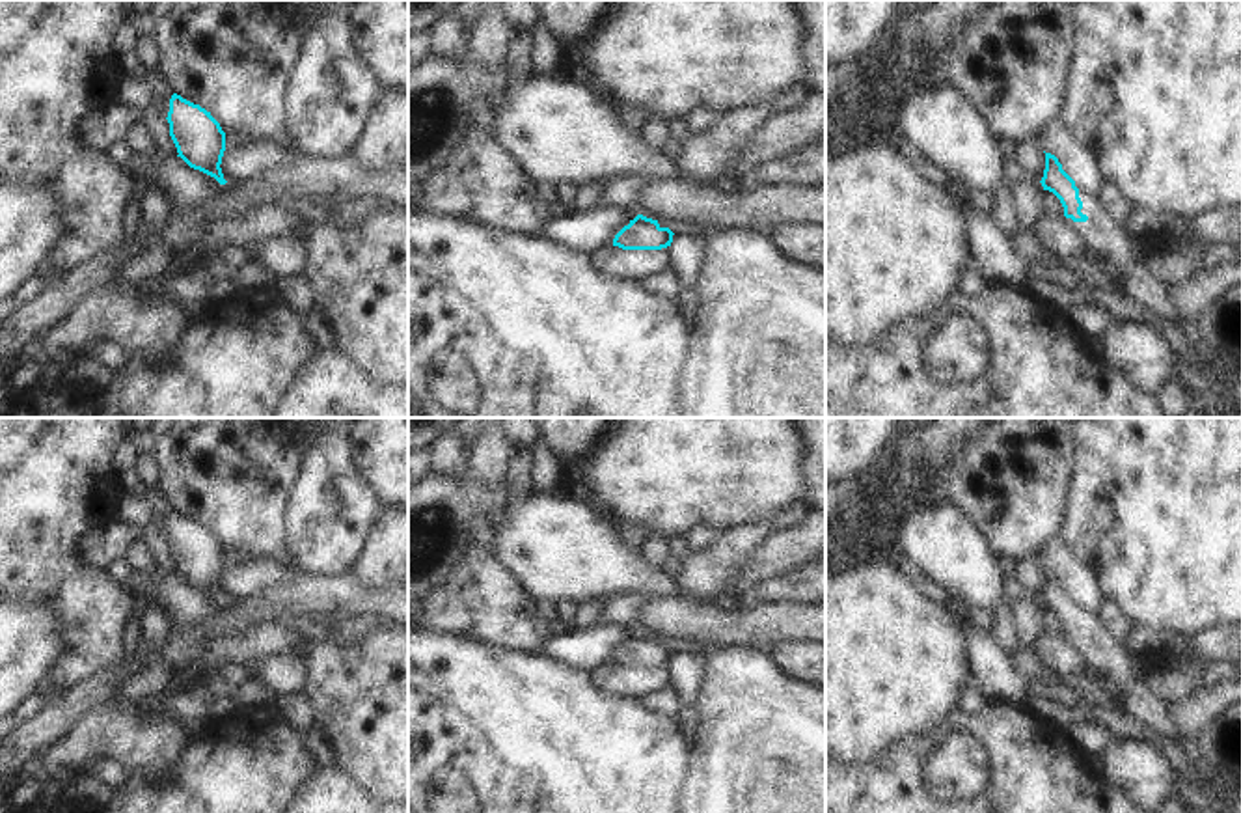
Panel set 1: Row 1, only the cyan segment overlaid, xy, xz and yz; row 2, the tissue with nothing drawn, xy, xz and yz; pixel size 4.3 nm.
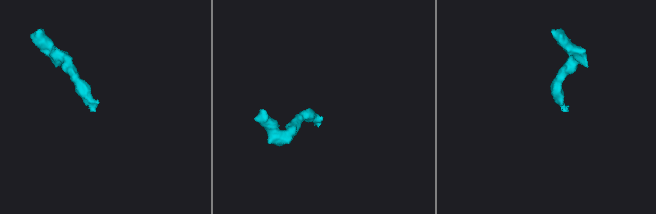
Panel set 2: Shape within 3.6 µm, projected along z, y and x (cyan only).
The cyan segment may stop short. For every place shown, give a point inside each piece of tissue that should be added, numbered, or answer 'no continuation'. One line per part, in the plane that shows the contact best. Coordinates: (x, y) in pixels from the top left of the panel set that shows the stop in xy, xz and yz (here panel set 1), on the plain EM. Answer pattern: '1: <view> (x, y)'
1: yz (1100, 651)

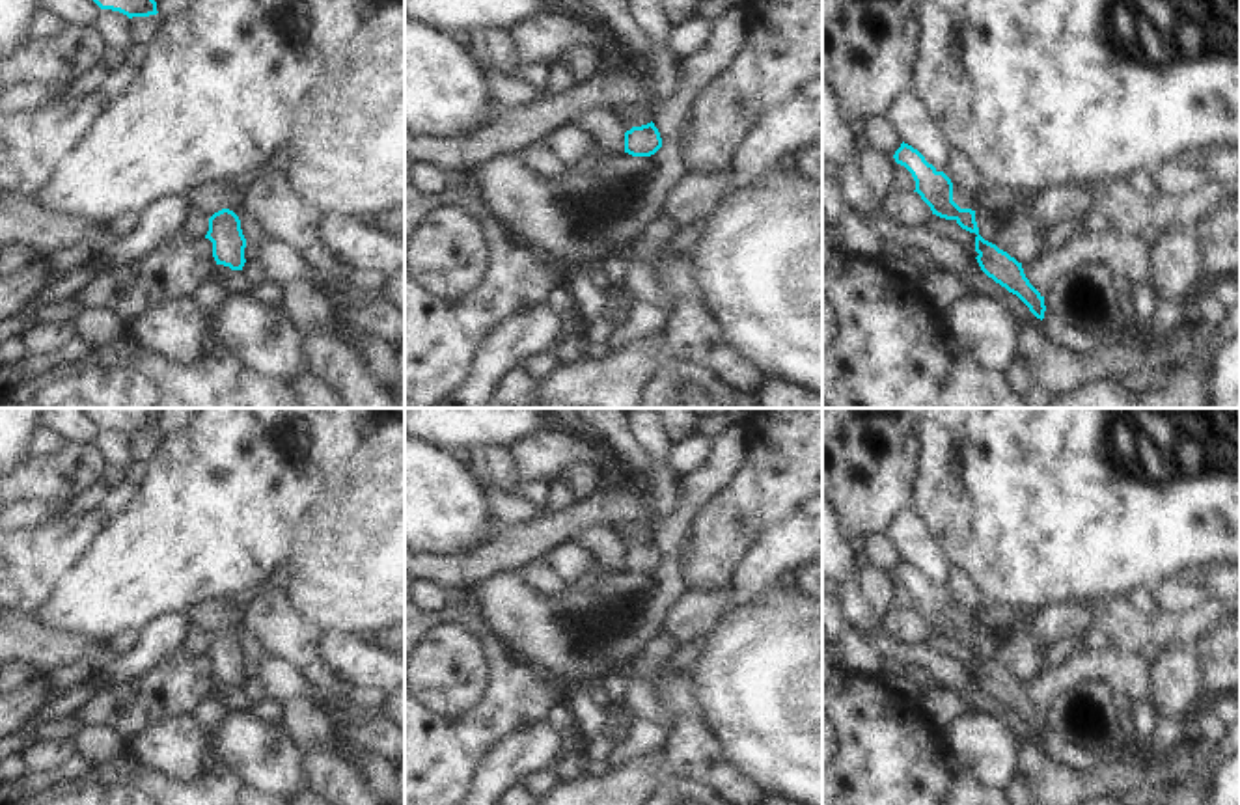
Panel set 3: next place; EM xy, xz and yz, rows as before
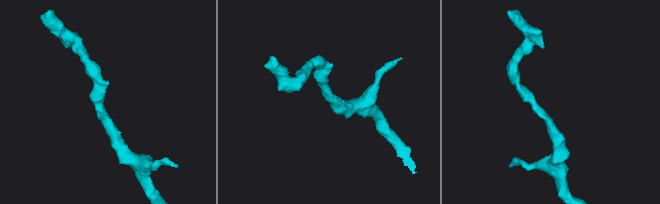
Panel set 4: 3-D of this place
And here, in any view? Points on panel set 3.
no continuation

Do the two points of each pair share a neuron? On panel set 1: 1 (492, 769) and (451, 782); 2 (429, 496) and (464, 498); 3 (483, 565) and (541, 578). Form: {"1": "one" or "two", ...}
{"1": "two", "2": "one", "3": "two"}

